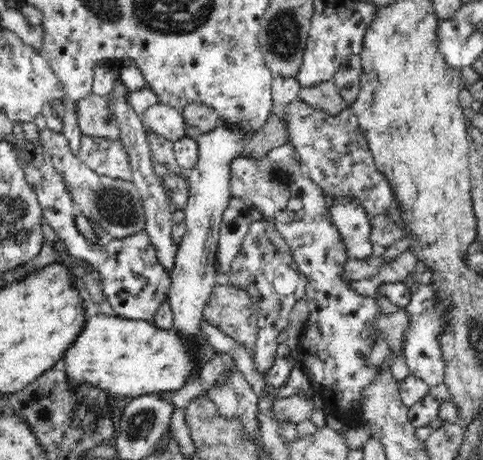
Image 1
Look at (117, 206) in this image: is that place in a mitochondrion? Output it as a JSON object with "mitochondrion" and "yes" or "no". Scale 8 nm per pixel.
{"mitochondrion":"yes"}

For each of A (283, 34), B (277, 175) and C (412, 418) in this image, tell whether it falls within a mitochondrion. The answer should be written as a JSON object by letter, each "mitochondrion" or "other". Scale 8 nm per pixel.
{"A":"mitochondrion","B":"mitochondrion","C":"other"}

